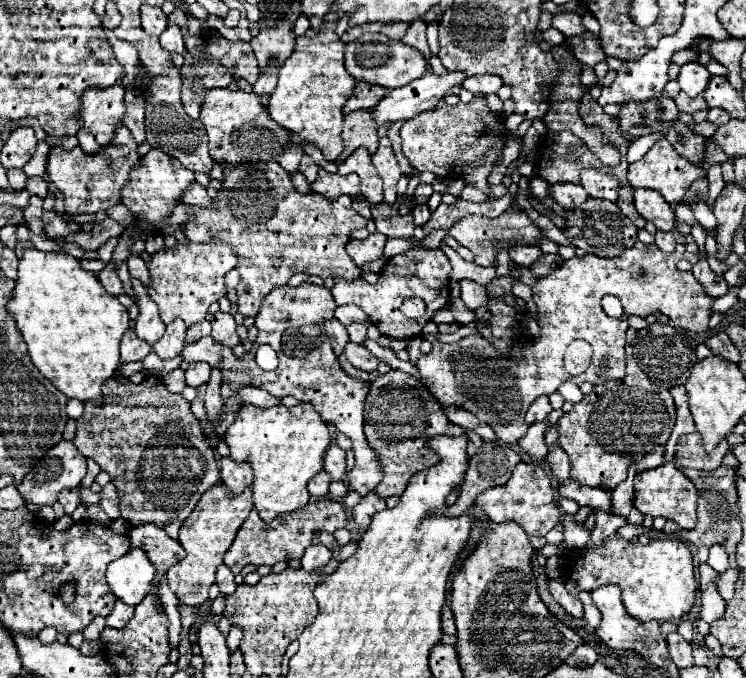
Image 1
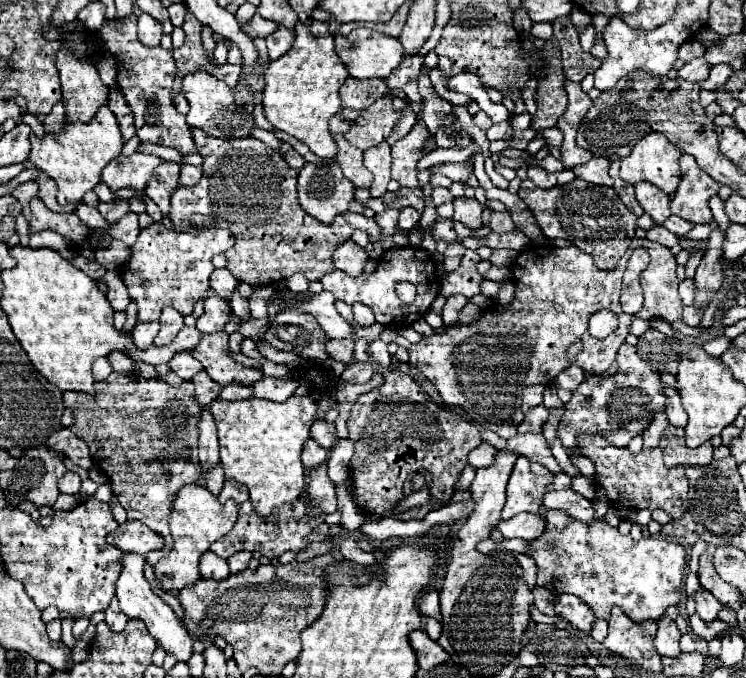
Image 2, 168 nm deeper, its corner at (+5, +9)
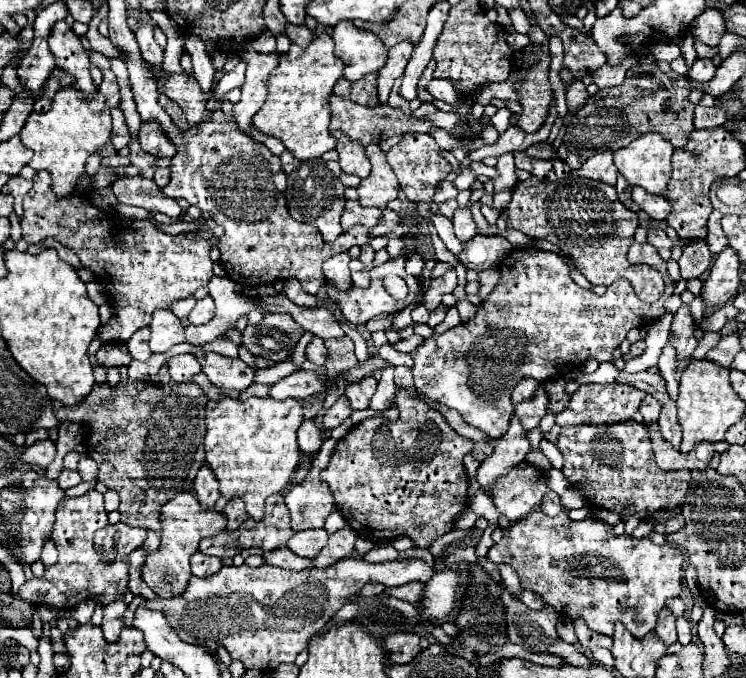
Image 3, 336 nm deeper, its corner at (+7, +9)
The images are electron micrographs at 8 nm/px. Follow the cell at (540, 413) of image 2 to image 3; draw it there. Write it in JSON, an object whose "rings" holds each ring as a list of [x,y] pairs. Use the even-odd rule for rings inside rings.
{"rings":[[[539,385],[533,397],[525,399],[523,403],[519,403],[519,405],[515,407],[515,415],[521,419],[521,425],[523,425],[527,431],[539,427],[541,417],[547,413],[547,403],[549,403],[547,393],[545,393],[543,385]]]}

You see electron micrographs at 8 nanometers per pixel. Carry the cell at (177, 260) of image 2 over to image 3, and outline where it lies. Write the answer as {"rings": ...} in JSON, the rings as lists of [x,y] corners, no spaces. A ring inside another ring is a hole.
{"rings":[[[37,171],[33,187],[23,201],[23,239],[27,243],[41,243],[47,237],[57,239],[77,253],[83,267],[91,269],[97,281],[109,283],[105,291],[113,315],[107,323],[101,323],[97,337],[103,343],[127,343],[137,329],[151,323],[153,311],[167,309],[173,301],[187,299],[209,283],[213,277],[213,261],[209,257],[211,241],[199,235],[167,235],[149,219],[123,221],[95,207],[89,197],[89,191],[75,189],[71,195],[59,199],[51,189],[51,175]]]}

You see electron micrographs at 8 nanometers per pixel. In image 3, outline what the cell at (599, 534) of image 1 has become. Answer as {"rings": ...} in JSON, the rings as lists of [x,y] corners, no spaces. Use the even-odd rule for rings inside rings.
{"rings":[[[549,491],[549,493],[543,495],[541,511],[546,515],[557,515],[557,513],[561,513],[561,511],[565,511],[565,509],[561,507],[561,499],[559,499],[559,495],[553,493],[553,491]]]}

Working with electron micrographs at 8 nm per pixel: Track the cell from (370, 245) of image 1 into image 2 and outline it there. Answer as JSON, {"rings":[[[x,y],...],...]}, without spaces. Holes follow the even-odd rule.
{"rings":[[[347,239],[343,245],[339,245],[333,255],[335,267],[345,271],[351,277],[357,277],[363,271],[367,259],[369,259],[369,255],[367,255],[365,247],[359,247],[353,239]]]}

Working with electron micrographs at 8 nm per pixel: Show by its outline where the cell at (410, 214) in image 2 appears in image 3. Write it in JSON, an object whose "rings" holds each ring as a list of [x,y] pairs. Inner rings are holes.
{"rings":[[[385,209],[385,211],[383,211],[383,215],[381,215],[381,219],[379,219],[379,223],[377,223],[375,227],[371,227],[371,229],[369,229],[369,237],[387,235],[387,233],[389,233],[391,229],[395,229],[399,223],[401,223],[399,213],[395,213],[395,211],[391,211],[391,209]]]}

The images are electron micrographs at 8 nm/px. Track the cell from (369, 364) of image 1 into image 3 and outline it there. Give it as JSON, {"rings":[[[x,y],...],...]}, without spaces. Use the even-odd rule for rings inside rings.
{"rings":[[[315,337],[315,339],[307,345],[307,349],[305,349],[305,357],[307,357],[311,363],[319,365],[319,367],[325,363],[325,359],[327,359],[327,349],[325,349],[321,337]]]}

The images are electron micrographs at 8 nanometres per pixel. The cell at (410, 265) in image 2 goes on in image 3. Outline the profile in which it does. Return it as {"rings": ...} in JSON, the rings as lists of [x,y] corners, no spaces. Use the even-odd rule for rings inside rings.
{"rings":[[[391,257],[387,263],[371,269],[371,285],[369,289],[357,289],[357,287],[351,287],[349,291],[333,291],[333,287],[327,287],[327,293],[331,299],[337,299],[339,301],[339,309],[343,313],[343,317],[351,323],[351,325],[365,325],[369,319],[373,319],[375,315],[383,315],[383,313],[397,313],[401,309],[405,309],[407,305],[411,305],[411,301],[419,295],[419,279],[411,277],[407,271],[405,271],[405,257]],[[389,273],[395,273],[399,277],[405,279],[405,283],[409,285],[409,295],[405,301],[395,301],[383,287],[383,277],[389,275]]]}

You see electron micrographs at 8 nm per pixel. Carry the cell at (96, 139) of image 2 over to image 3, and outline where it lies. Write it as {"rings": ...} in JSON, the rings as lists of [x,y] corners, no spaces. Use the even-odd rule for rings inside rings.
{"rings":[[[61,87],[53,101],[51,109],[45,113],[31,113],[25,121],[25,127],[21,129],[19,137],[25,147],[29,147],[35,155],[29,161],[29,167],[33,169],[47,169],[53,177],[53,191],[57,197],[65,197],[73,193],[73,189],[79,183],[79,177],[85,169],[85,161],[89,155],[97,153],[97,147],[101,147],[111,137],[111,115],[109,107],[105,105],[105,97],[97,91],[93,99],[85,99],[77,87]]]}

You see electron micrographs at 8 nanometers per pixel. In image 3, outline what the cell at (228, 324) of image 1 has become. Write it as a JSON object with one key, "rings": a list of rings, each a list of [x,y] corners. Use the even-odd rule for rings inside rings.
{"rings":[[[207,295],[205,299],[199,299],[197,305],[193,307],[193,311],[189,313],[189,323],[191,325],[205,325],[215,317],[215,303],[213,299]]]}

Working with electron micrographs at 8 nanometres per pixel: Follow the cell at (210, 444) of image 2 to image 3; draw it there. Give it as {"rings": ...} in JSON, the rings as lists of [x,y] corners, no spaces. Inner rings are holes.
{"rings":[[[205,465],[197,473],[195,483],[193,483],[193,489],[195,489],[195,495],[197,495],[199,503],[205,509],[215,507],[217,499],[221,497],[219,487],[217,487],[217,479],[213,479],[213,471],[209,471],[209,467],[205,467]]]}

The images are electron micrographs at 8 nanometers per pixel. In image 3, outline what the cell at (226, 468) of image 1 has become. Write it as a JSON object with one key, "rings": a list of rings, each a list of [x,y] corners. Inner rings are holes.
{"rings":[[[233,499],[233,501],[229,501],[227,507],[225,507],[225,513],[223,513],[223,515],[227,517],[227,529],[229,529],[229,531],[239,529],[241,523],[249,517],[249,515],[245,513],[245,503],[241,503],[241,499]]]}

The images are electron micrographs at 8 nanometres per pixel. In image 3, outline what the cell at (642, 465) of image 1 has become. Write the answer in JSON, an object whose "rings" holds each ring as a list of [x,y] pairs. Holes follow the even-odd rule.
{"rings":[[[649,401],[649,405],[641,405],[641,413],[643,413],[643,417],[645,417],[645,423],[649,423],[649,421],[657,421],[657,417],[659,417],[659,409],[661,409],[661,405],[657,403],[657,401]]]}

